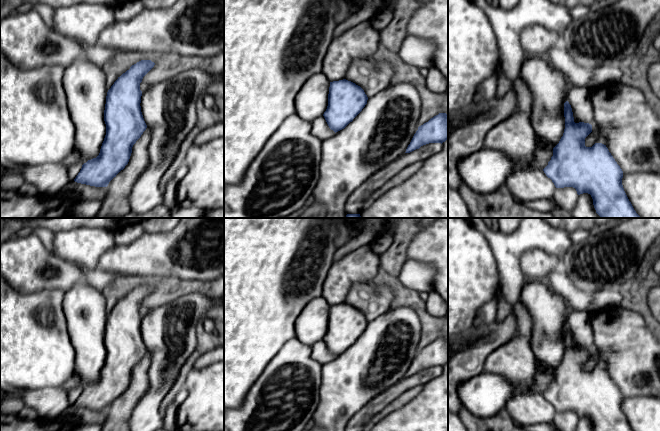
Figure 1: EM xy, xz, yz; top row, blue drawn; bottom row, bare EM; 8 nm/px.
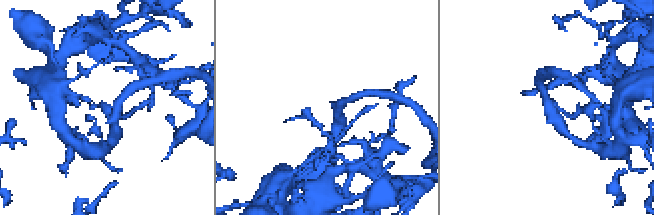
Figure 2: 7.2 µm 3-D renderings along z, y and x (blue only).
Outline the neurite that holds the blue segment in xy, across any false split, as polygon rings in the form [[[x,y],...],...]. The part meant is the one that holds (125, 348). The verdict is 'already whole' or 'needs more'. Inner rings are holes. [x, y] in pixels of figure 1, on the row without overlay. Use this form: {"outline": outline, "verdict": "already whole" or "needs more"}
{"outline": [[[85,278],[80,279],[65,292],[62,307],[70,340],[76,352],[74,373],[78,376],[82,388],[80,396],[74,403],[75,406],[95,411],[107,411],[109,406],[128,388],[133,369],[147,352],[140,330],[142,320],[140,307],[154,289],[155,287],[151,284],[137,286],[118,301],[109,314],[106,311],[106,299],[102,292],[90,285]]], "verdict": "needs more"}

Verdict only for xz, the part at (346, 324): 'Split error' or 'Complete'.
Split error

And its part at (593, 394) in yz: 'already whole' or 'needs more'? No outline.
needs more

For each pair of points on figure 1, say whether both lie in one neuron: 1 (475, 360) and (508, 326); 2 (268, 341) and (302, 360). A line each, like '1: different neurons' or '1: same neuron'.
1: same neuron
2: different neurons

